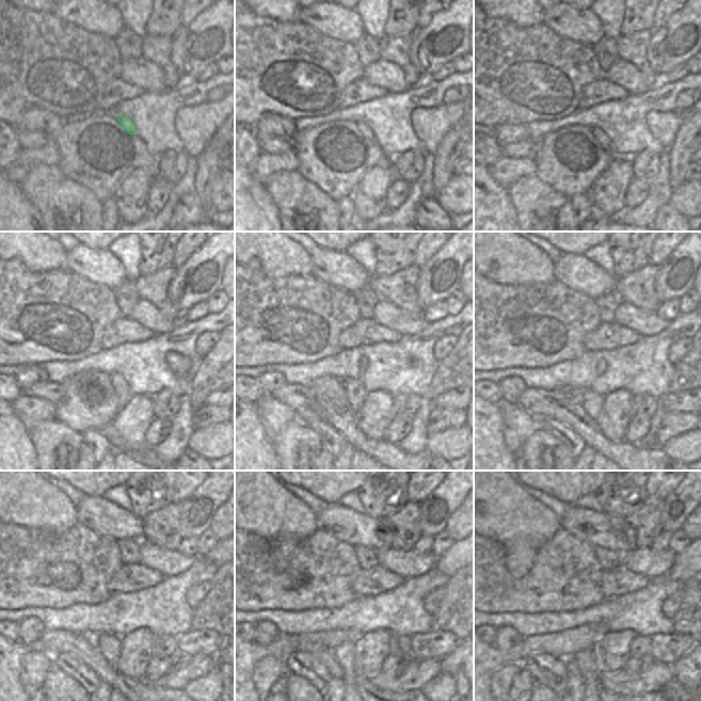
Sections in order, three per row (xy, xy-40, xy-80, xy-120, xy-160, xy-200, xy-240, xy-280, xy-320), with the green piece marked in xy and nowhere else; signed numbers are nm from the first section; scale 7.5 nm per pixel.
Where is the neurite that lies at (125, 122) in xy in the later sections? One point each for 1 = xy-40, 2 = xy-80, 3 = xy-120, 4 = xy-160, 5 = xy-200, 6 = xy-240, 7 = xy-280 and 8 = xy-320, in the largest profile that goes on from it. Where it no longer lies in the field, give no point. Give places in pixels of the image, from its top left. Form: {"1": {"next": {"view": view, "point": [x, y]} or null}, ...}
{"1": {"next": {"view": "xy-40", "point": [364, 129]}}, "2": {"next": {"view": "xy-80", "point": [599, 134]}}, "3": {"next": {"view": "xy-120", "point": [121, 387]}}, "4": {"next": {"view": "xy-160", "point": [355, 394]}}, "5": {"next": {"view": "xy-200", "point": [591, 402]}}, "6": {"next": {"view": "xy-240", "point": [109, 644]}}, "7": {"next": {"view": "xy-280", "point": [345, 653]}}, "8": {"next": {"view": "xy-320", "point": [585, 660]}}}

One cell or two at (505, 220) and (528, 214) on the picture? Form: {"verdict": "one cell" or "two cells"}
{"verdict": "two cells"}

